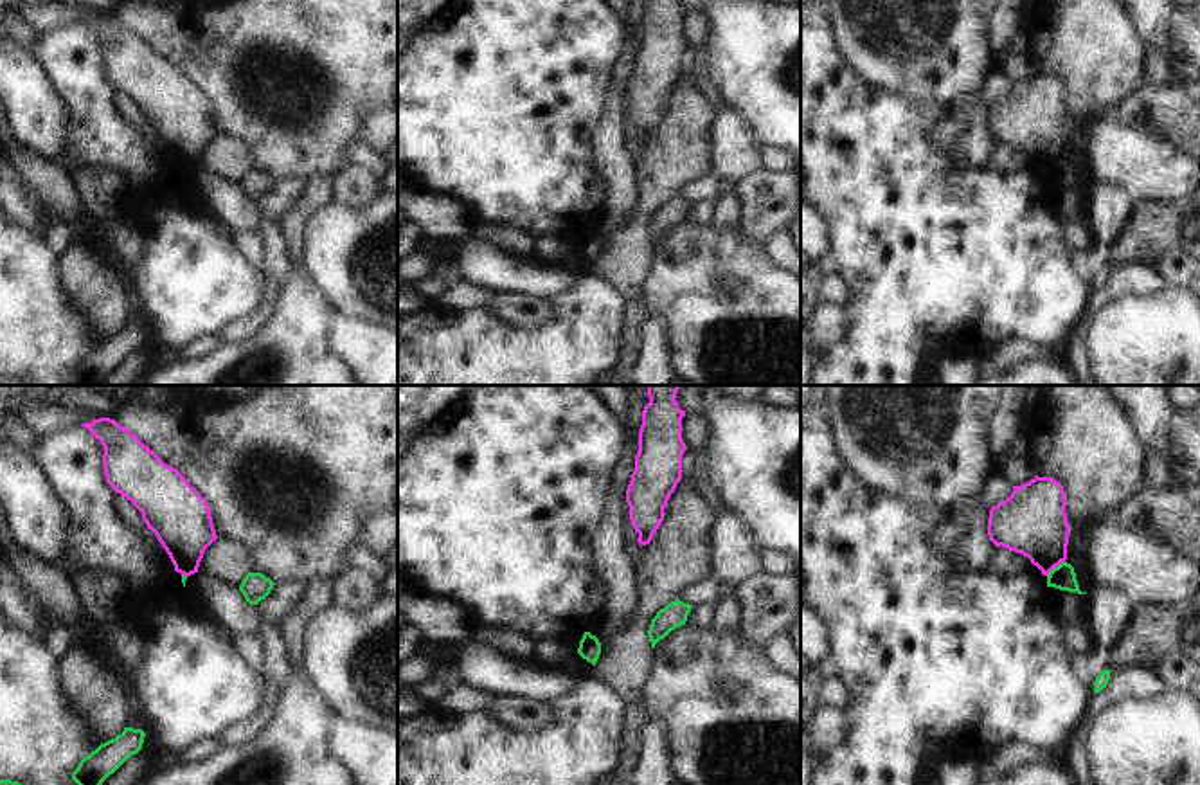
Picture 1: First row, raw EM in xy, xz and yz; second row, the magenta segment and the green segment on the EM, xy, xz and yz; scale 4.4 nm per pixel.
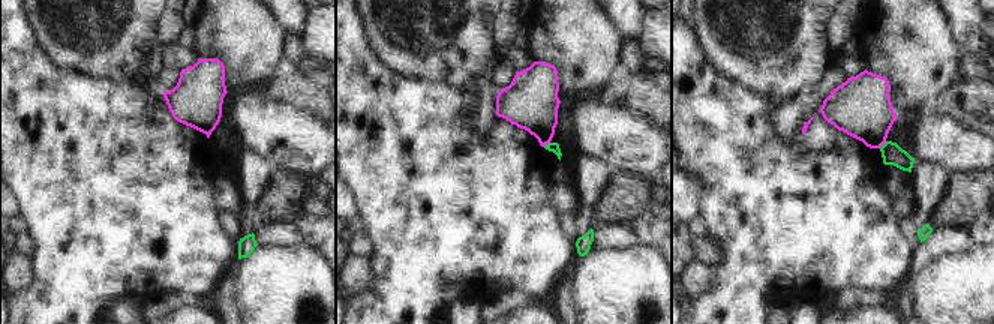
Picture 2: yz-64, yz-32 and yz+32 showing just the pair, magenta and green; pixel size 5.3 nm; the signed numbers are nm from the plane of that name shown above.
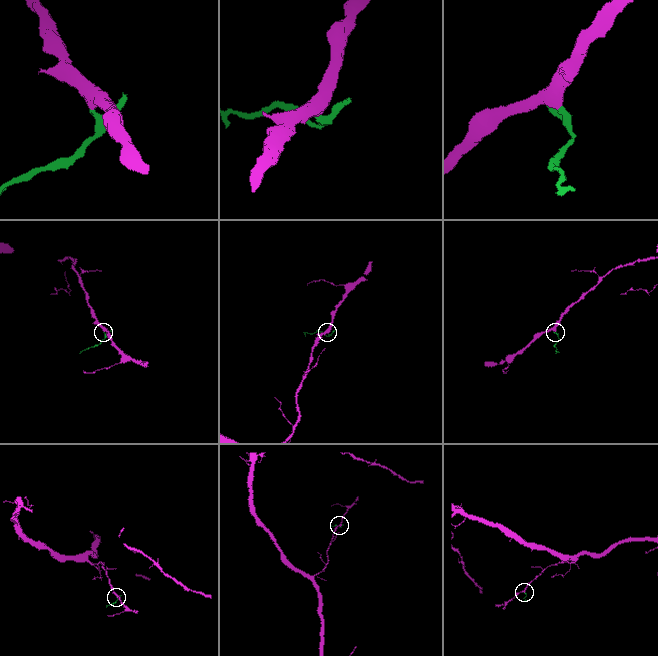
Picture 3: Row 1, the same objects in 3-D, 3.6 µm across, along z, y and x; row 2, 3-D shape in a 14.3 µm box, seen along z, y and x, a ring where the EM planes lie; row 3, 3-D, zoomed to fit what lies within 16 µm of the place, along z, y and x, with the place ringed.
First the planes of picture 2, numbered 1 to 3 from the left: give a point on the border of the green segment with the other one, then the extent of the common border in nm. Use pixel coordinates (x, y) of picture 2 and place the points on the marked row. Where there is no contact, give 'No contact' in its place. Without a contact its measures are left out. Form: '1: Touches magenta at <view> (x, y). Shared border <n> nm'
1: No contact
2: Touches magenta at yz-32 (546, 143). Shared border 50 nm
3: Touches magenta at yz+32 (882, 144). Shared border 60 nm

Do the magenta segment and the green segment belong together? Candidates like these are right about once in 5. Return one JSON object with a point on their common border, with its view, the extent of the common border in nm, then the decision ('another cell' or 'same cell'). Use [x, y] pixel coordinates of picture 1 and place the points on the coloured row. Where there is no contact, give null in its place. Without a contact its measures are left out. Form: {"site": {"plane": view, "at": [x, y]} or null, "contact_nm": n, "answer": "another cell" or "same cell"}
{"site": {"plane": "yz", "at": [1055, 566]}, "contact_nm": 110, "answer": "another cell"}

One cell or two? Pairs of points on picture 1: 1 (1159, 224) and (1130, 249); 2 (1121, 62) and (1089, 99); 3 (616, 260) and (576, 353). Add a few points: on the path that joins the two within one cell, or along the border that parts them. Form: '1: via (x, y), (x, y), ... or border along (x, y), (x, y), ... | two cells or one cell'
1: via (1152, 231), (1137, 242) | one cell
2: via (1112, 71), (1092, 90) | one cell
3: border along (596, 272), (625, 297), (623, 319) | two cells

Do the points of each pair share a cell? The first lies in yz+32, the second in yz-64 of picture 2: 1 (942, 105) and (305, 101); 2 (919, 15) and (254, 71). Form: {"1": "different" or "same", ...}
{"1": "same", "2": "same"}

